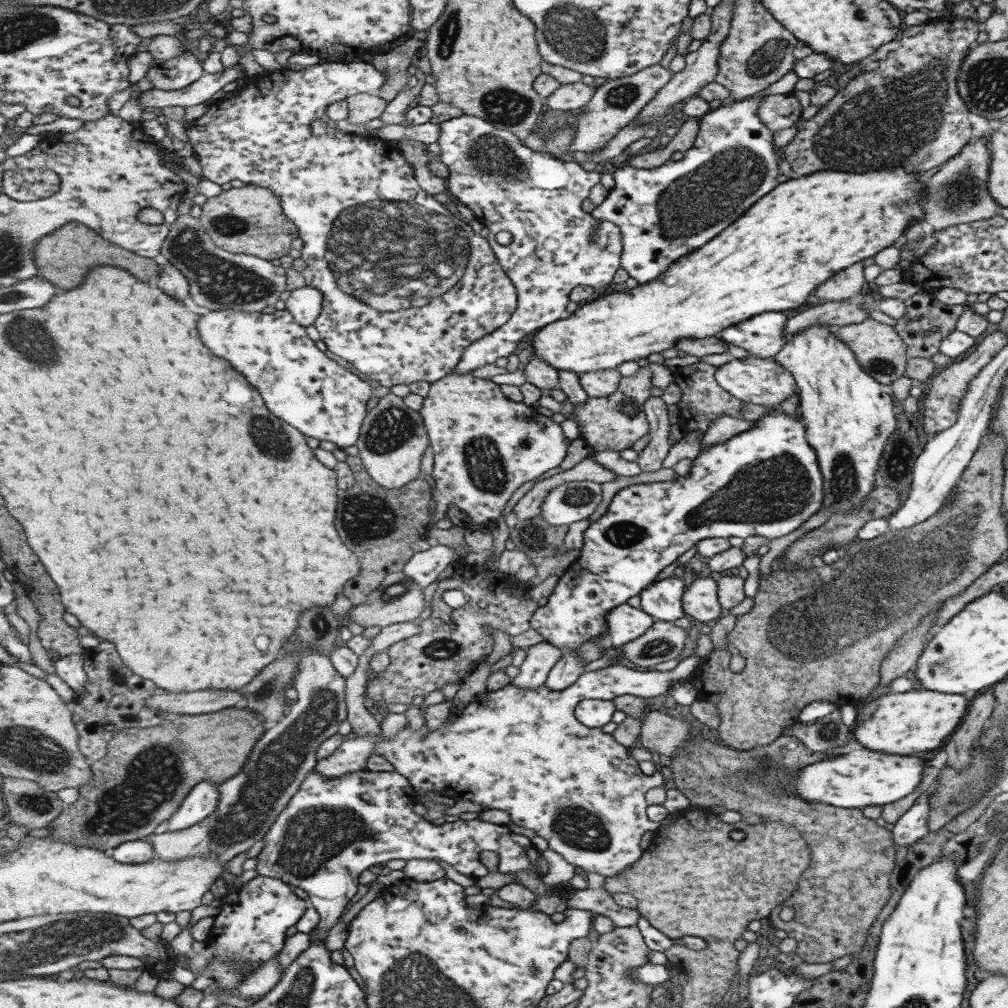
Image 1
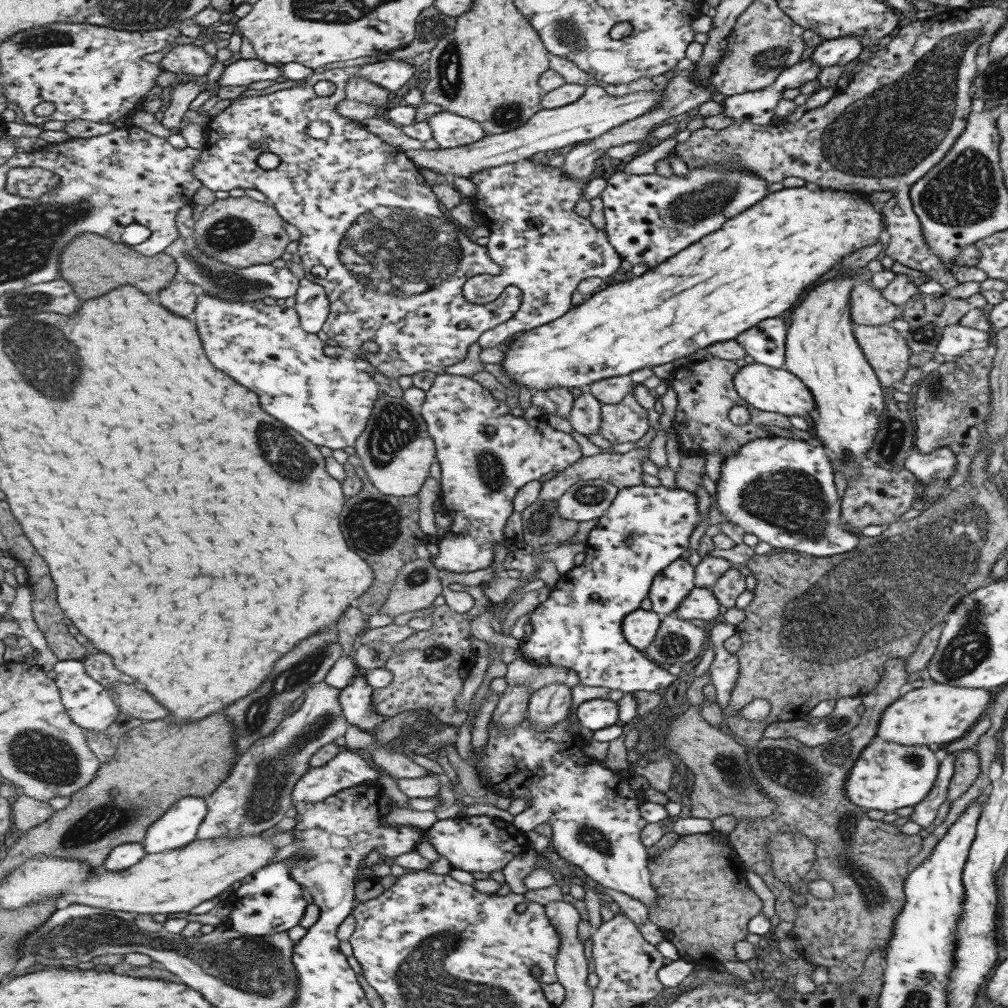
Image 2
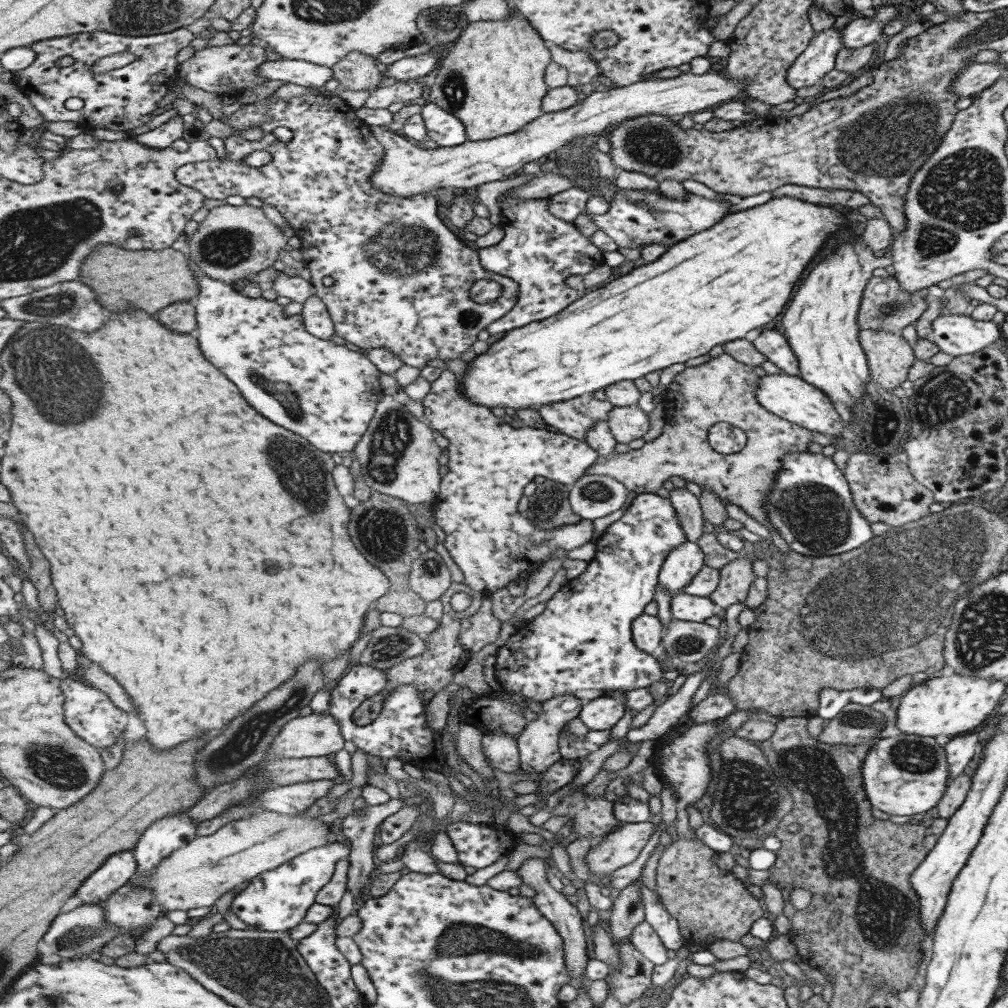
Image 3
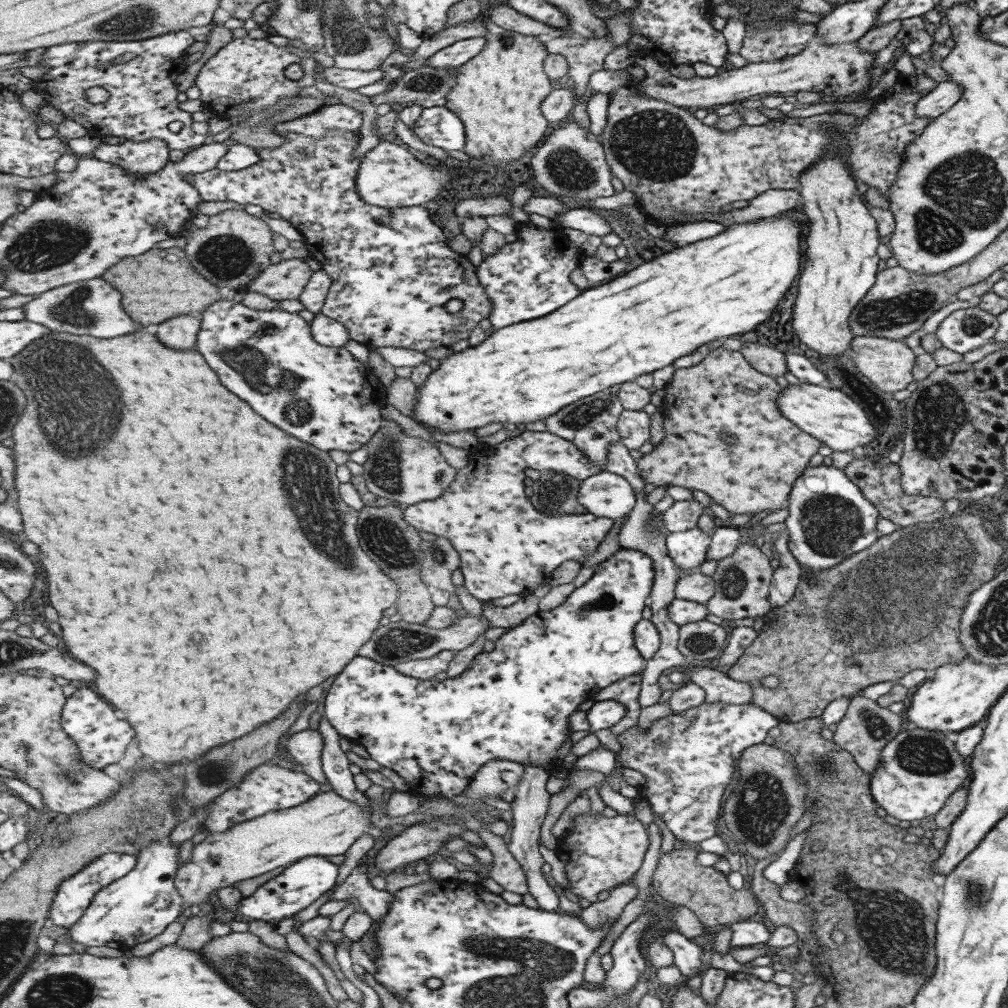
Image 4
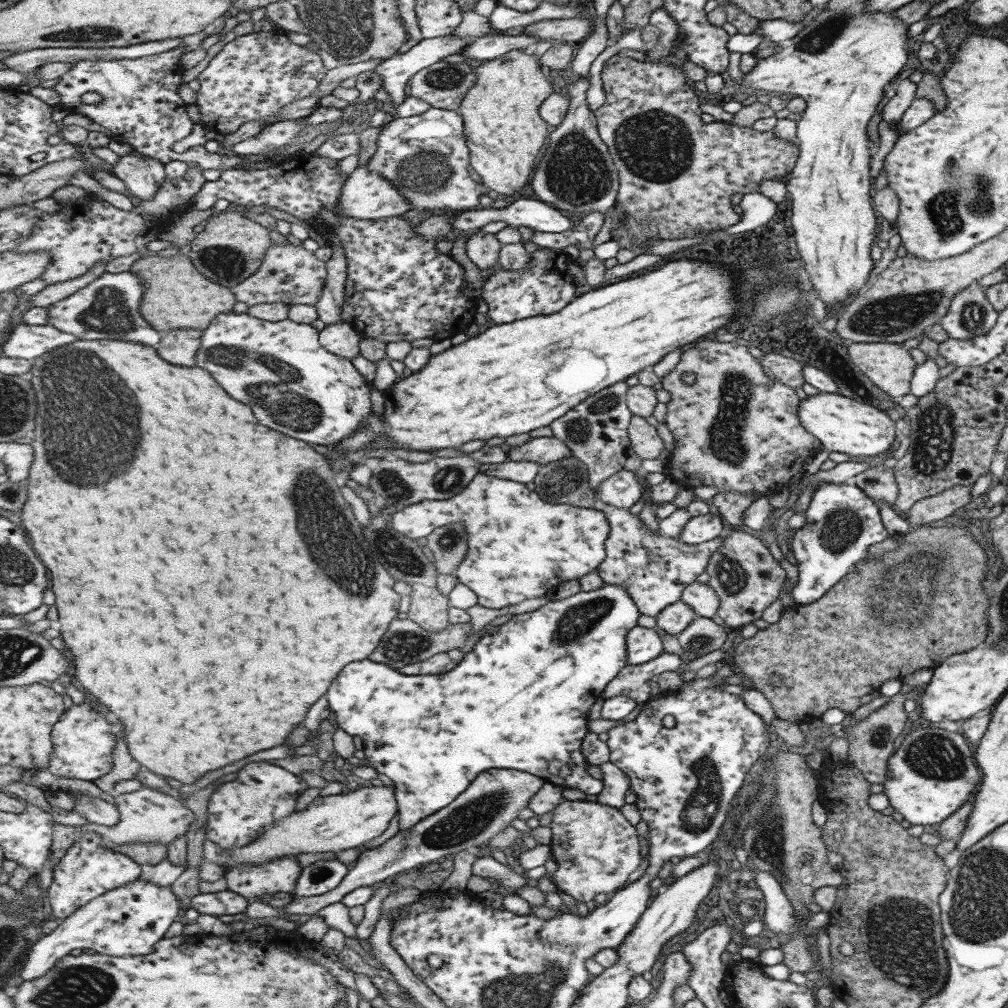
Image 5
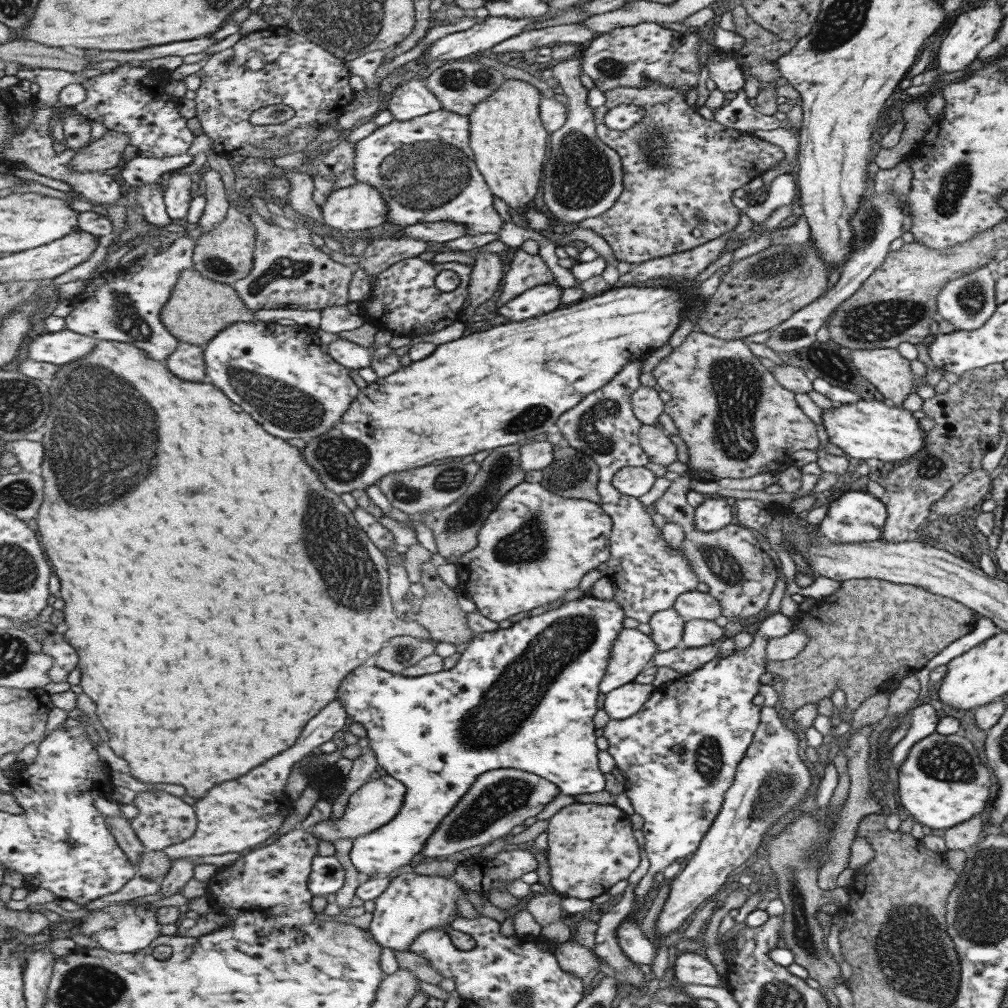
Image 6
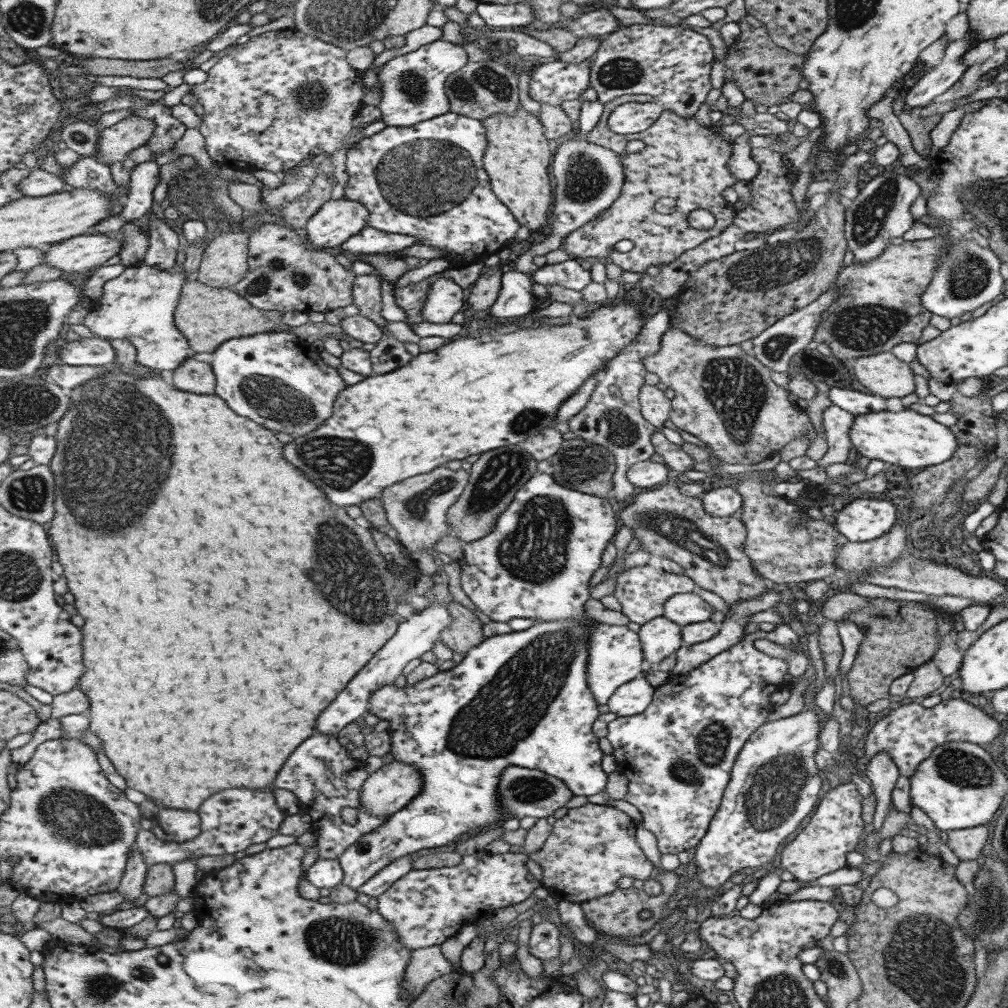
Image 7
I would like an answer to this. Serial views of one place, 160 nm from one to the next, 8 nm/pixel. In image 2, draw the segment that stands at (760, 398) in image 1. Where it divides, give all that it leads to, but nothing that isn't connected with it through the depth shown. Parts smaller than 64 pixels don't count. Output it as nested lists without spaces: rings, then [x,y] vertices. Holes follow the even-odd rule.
[[[758,363],[747,364],[733,375],[732,383],[737,394],[757,410],[785,416],[802,416],[808,422],[814,415],[815,403],[809,389],[794,374],[784,369],[769,368]]]

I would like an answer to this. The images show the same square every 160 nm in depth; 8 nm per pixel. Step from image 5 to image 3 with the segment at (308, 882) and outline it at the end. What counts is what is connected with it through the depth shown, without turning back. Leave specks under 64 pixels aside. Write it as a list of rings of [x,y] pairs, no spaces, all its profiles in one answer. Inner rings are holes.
[[[346,840],[346,844],[333,841],[329,846],[321,846],[300,854],[251,880],[249,885],[234,897],[229,909],[248,926],[275,933],[290,931],[306,920],[307,913],[315,904],[315,896],[325,884],[331,882],[337,862],[345,856],[349,858],[352,850],[353,844]]]

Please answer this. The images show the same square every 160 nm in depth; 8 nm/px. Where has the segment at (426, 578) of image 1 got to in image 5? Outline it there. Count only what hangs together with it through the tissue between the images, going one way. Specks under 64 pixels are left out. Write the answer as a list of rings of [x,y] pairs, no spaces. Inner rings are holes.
[[[555,435],[550,437],[531,437],[526,443],[513,447],[508,452],[509,460],[532,460],[547,465],[572,456],[567,443]],[[483,472],[453,498],[423,501],[400,511],[391,510],[391,515],[389,524],[412,539],[428,537],[437,528],[447,527],[452,522],[465,525],[470,548],[457,575],[462,584],[477,594],[479,605],[487,609],[502,609],[523,600],[551,596],[557,586],[570,580],[579,581],[583,576],[598,571],[606,559],[606,542],[612,529],[607,515],[599,507],[593,509],[571,504],[551,504],[545,502],[537,490],[529,490],[522,482],[497,478]]]

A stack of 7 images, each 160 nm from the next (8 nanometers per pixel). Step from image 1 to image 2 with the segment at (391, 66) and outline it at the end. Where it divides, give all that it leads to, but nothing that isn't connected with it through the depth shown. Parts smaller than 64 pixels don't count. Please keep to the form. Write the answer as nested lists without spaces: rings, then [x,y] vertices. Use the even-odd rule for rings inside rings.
[[[429,7],[419,15],[416,24],[416,37],[411,44],[394,50],[387,54],[386,59],[409,60],[410,57],[419,56],[423,52],[430,53],[439,41],[455,32],[457,19],[455,16],[443,14],[437,7]]]

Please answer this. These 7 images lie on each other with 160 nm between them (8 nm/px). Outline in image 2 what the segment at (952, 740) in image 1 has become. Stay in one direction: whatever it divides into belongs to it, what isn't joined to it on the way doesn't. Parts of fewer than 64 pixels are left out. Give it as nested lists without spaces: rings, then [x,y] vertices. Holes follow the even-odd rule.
[[[973,745],[976,749],[965,748],[954,752],[953,774],[951,775],[946,800],[953,802],[959,795],[965,792],[965,789],[977,778],[980,773],[980,762],[978,759],[977,745]]]

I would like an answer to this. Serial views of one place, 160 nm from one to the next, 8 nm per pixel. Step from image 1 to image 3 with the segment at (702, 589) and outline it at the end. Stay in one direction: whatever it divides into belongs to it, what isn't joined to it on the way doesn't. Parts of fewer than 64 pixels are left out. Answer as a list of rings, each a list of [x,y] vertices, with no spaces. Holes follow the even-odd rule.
[[[681,593],[673,596],[670,602],[673,619],[691,622],[703,622],[713,616],[715,607],[708,598]]]

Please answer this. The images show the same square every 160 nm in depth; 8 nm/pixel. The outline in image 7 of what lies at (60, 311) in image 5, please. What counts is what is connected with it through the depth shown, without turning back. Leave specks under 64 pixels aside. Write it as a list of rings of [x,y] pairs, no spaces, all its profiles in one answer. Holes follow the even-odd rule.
[[[145,263],[126,267],[121,276],[104,284],[98,305],[84,316],[82,324],[101,338],[133,342],[141,365],[155,370],[179,369],[186,364],[186,358],[194,354],[188,338],[175,322],[187,277],[184,265],[175,265],[169,270]]]

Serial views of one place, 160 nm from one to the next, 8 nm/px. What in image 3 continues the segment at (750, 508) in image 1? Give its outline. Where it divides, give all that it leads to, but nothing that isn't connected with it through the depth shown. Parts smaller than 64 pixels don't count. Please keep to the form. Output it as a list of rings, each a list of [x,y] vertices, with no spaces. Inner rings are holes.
[[[822,452],[787,453],[762,509],[766,521],[780,533],[789,550],[808,557],[838,555],[859,548],[873,537],[869,522],[854,507],[843,473]],[[637,493],[623,510],[623,515],[611,523],[595,542],[595,557],[588,564],[585,574],[580,579],[568,580],[548,600],[546,609],[539,616],[528,621],[510,643],[496,651],[493,675],[499,684],[503,684],[504,693],[517,705],[501,700],[496,694],[497,690],[492,690],[489,695],[472,700],[466,712],[463,712],[466,716],[461,719],[481,727],[485,734],[505,731],[519,738],[529,725],[521,716],[521,711],[527,708],[527,698],[542,705],[565,694],[573,695],[575,690],[596,688],[603,692],[628,691],[648,687],[663,679],[663,672],[654,654],[647,654],[633,645],[631,621],[643,612],[643,606],[651,600],[657,589],[658,574],[665,564],[665,558],[685,539],[684,530],[677,522],[668,498],[661,498],[655,493]]]

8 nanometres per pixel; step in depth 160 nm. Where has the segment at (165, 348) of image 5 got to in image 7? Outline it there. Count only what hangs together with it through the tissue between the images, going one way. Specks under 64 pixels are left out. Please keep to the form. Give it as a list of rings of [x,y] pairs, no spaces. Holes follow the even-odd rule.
[[[194,354],[186,359],[185,365],[172,372],[174,386],[197,394],[217,394],[218,379],[212,364],[201,362]]]

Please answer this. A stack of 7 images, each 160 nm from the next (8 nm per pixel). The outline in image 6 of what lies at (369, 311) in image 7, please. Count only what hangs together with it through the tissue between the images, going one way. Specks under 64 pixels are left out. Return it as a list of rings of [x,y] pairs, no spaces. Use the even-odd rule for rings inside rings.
[[[397,235],[386,239],[373,240],[367,245],[365,254],[347,256],[344,253],[330,251],[327,255],[335,262],[356,268],[360,266],[367,275],[374,277],[386,271],[391,265],[406,258],[413,258],[434,247],[430,242],[409,235]]]

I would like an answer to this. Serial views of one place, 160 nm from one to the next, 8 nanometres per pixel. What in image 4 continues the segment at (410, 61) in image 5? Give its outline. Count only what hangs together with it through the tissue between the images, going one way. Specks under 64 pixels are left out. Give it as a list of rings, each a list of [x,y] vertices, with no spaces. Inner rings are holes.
[[[334,64],[332,67],[325,67],[318,72],[318,78],[324,78],[331,85],[357,91],[357,88],[383,80],[383,73],[387,73],[387,71],[383,72],[379,68],[377,70],[349,70]]]

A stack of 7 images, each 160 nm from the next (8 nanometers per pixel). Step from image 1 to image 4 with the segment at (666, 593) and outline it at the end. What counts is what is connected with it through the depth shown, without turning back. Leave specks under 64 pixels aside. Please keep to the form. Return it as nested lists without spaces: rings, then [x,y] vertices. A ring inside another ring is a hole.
[[[700,528],[667,533],[664,536],[667,554],[679,573],[689,575],[706,560],[711,536]]]

